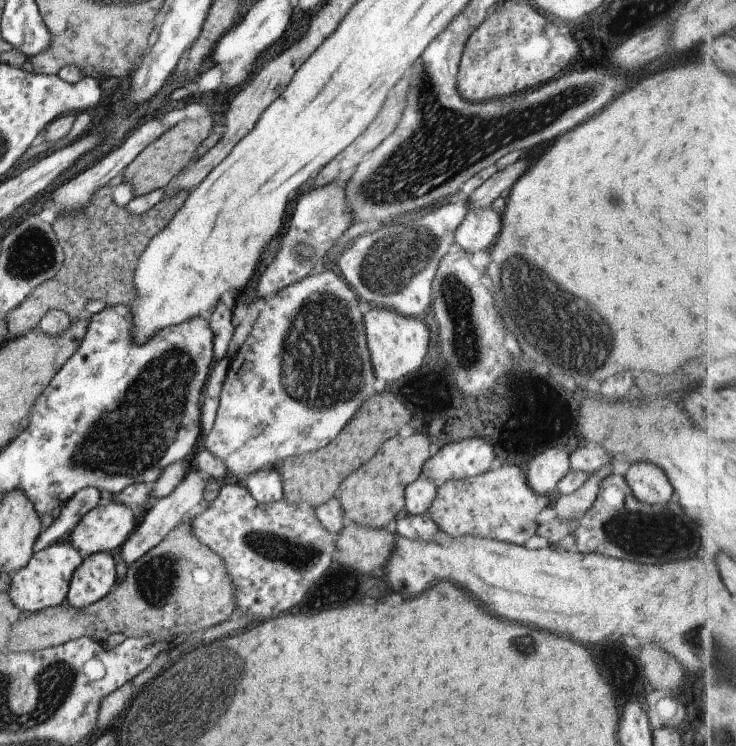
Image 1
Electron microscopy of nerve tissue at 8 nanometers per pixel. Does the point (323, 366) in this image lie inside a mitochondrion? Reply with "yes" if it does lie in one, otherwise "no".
yes

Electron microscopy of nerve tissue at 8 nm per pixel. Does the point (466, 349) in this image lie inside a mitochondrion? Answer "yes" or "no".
yes

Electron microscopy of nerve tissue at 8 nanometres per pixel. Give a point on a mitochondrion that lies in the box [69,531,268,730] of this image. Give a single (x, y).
(157, 581)

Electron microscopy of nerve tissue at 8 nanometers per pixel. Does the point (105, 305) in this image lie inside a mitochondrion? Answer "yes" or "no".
no

